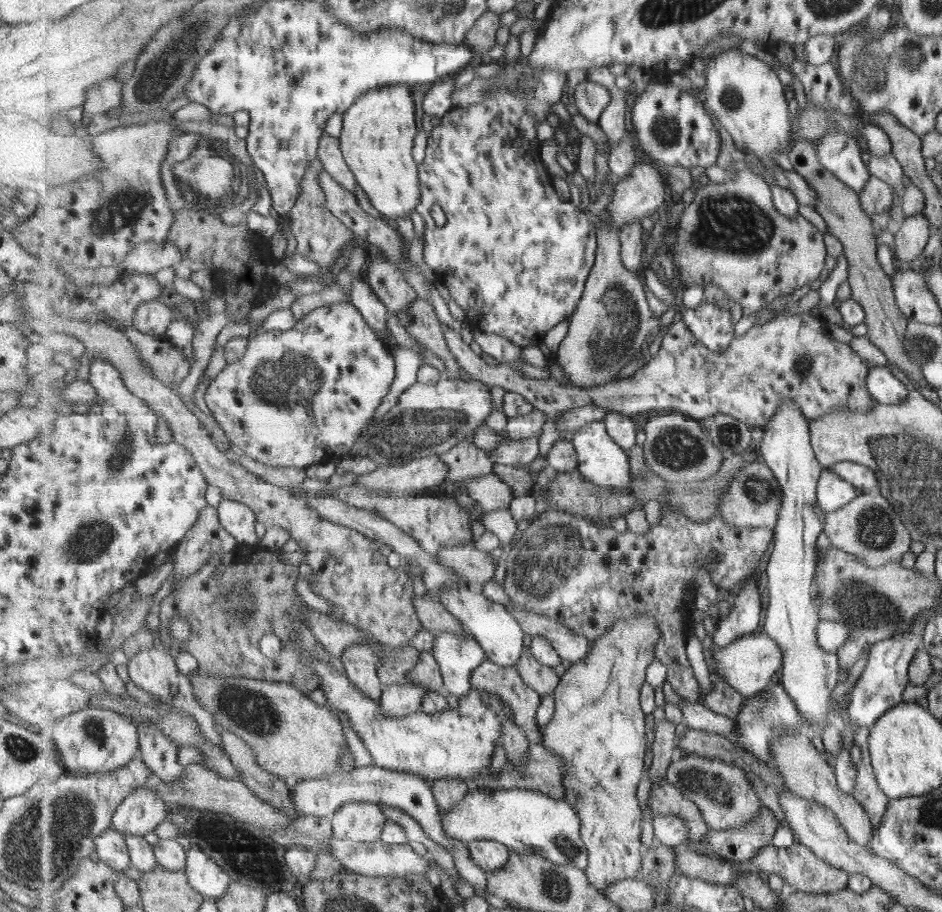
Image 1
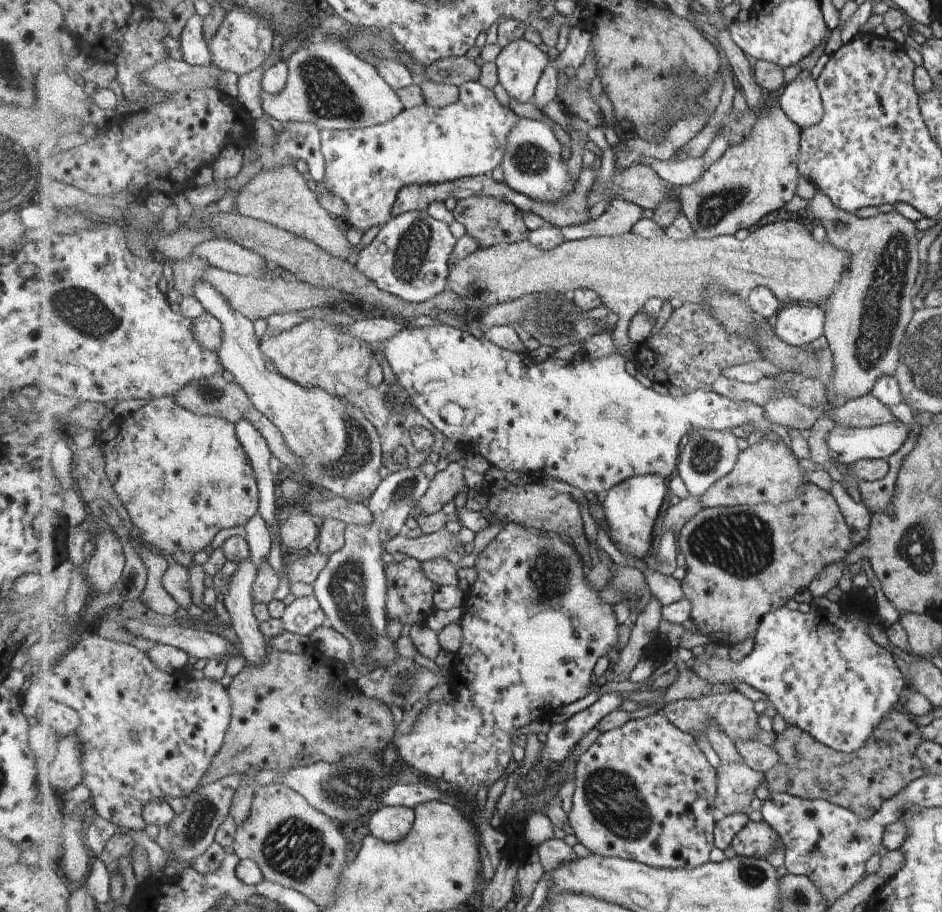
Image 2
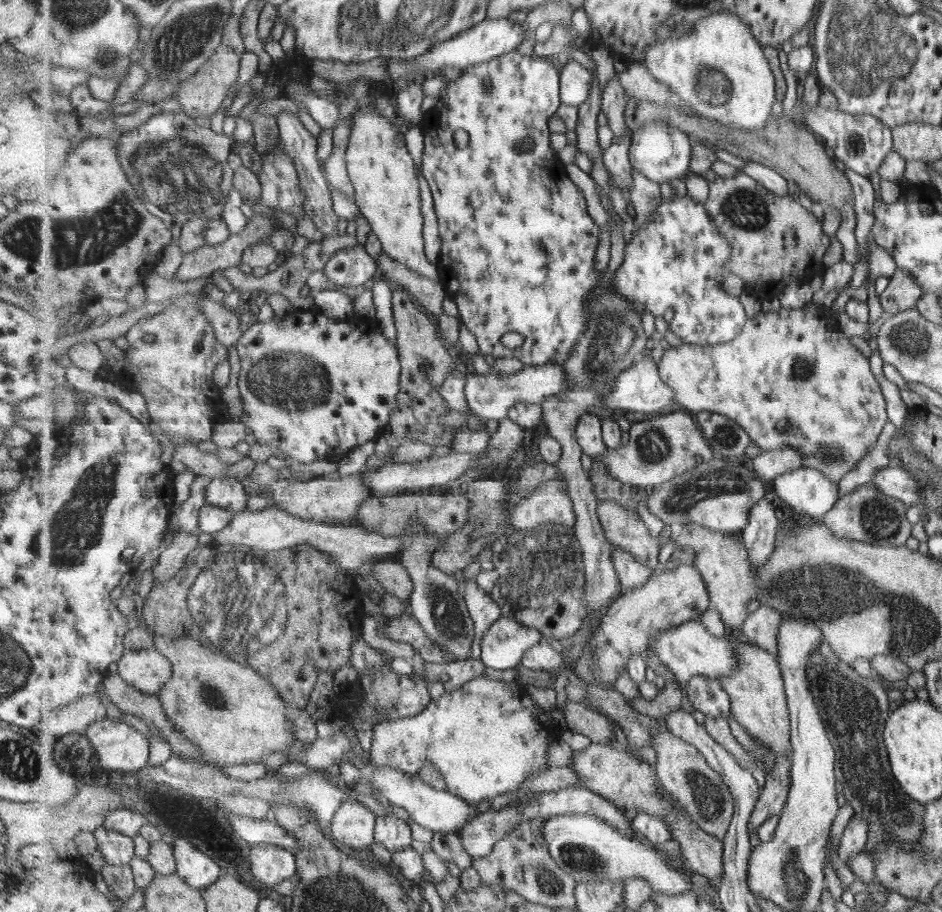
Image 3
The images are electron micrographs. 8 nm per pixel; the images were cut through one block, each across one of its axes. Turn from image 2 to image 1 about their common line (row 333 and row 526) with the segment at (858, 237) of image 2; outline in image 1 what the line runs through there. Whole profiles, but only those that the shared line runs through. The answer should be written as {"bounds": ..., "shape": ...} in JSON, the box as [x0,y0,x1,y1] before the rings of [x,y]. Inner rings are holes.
{"bounds":[824,492,912,568],"shape":[[[880,492],[861,495],[841,510],[827,513],[824,522],[824,532],[833,546],[855,555],[873,568],[899,562],[912,540],[903,522]]]}

